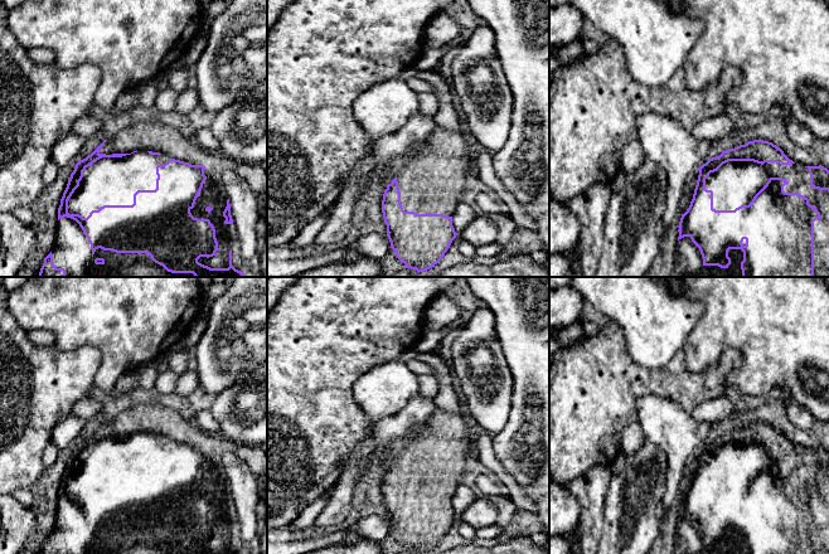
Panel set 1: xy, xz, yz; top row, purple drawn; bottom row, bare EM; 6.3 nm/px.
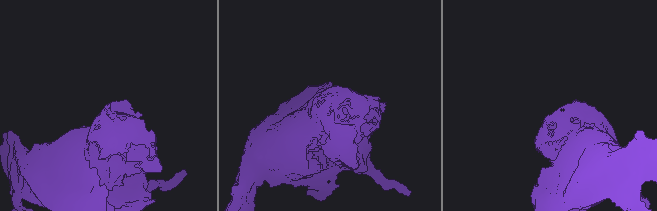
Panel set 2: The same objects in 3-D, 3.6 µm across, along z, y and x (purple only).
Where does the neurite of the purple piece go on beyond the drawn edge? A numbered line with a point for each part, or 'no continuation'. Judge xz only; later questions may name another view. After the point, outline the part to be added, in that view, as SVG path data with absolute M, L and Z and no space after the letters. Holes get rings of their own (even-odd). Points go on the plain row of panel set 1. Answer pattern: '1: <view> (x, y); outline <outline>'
1: xz (434, 460); outline M466 407L459 414L437 408L431 421L404 441L404 448L396 458L403 492L452 499L461 485L460 480L466 473L467 457L475 455L476 428L477 426Z

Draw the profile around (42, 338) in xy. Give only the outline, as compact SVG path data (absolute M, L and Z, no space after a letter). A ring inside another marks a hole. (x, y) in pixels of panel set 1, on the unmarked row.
M31 330L28 331L28 337L30 341L39 346L52 346L54 345L54 335L47 330Z

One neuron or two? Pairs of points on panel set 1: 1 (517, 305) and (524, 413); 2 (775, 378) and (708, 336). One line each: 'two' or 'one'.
1: one
2: one

